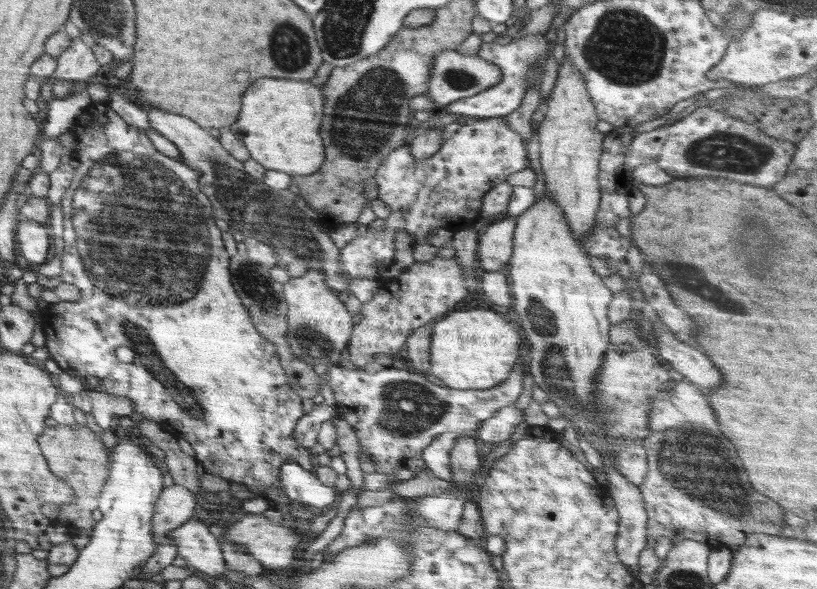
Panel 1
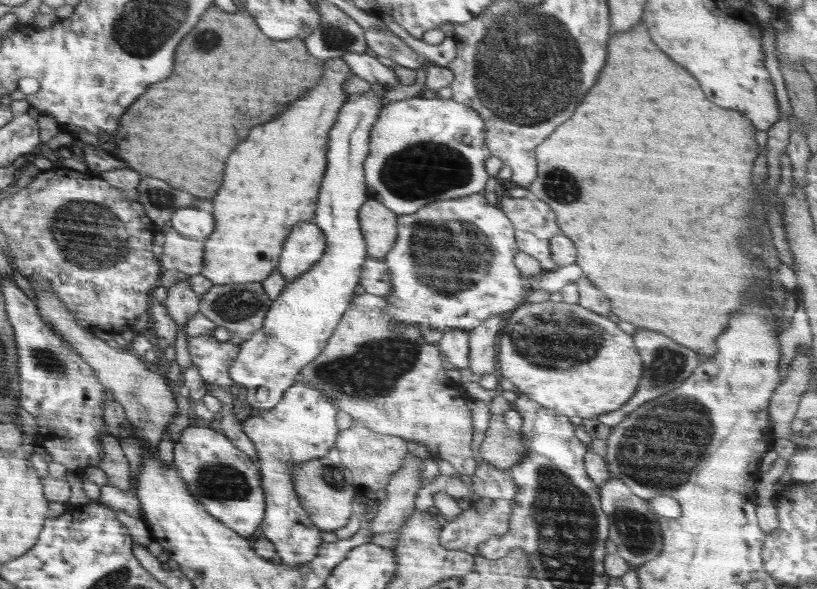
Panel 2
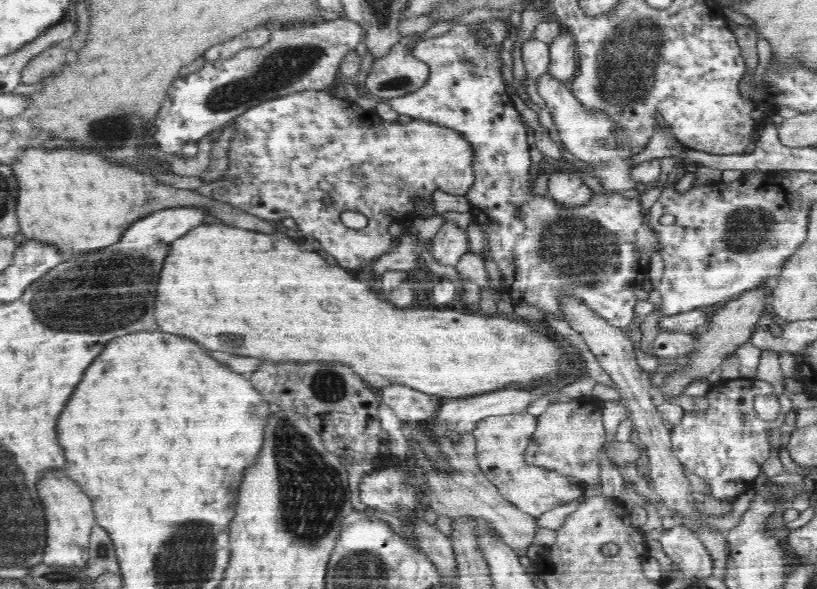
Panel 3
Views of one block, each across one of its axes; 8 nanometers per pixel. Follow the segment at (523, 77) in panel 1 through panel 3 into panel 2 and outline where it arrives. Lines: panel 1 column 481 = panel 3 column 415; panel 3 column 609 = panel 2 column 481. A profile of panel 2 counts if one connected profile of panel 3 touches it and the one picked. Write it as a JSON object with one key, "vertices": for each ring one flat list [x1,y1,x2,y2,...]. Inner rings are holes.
{"vertices":[[483,192,470,194,468,196,458,197,457,199,443,200,438,202,432,202,422,208,419,208,414,214,398,215,398,236,395,245,390,249,390,252,383,258,386,262,386,268,388,268,388,274,390,274,390,280,392,280,392,289,386,293,386,300,388,305,386,309,382,310,386,316,390,316,390,319,395,324,416,326,421,333,421,336,427,336,432,330,438,330,441,332,447,329,459,329,472,331,478,325,482,325,482,322,486,322,490,317,505,313,506,311,514,310,518,308,520,300,526,298,524,296,524,276,520,270,516,268,514,264,514,257,520,251,517,246,517,241,514,236,513,224,508,220,508,217,502,209,497,205,492,205,486,201]]}

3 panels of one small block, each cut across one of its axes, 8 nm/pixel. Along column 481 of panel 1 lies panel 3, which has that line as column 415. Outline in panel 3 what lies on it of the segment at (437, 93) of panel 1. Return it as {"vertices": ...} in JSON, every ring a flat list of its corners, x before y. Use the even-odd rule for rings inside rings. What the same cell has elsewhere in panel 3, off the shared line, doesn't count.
{"vertices":[[396,44,392,50,371,64,365,87,377,101,398,98,416,92,428,80,430,67]]}

